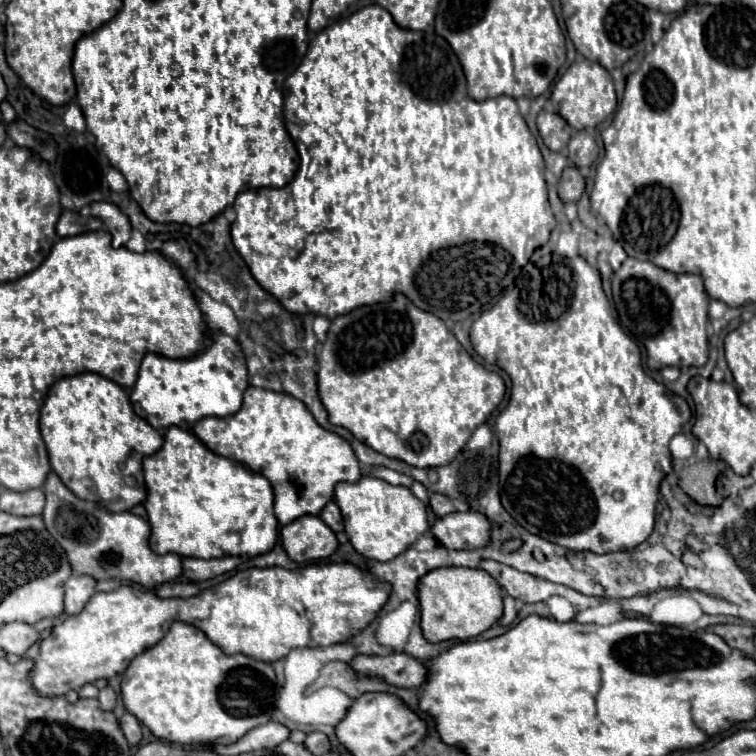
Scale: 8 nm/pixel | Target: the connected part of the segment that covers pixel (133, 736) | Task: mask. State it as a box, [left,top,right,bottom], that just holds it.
[119,712,143,746]

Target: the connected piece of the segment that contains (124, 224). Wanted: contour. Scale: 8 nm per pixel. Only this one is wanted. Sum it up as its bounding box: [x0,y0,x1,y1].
[91,202,133,248]

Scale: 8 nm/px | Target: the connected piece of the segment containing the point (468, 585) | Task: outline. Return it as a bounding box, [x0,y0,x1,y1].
[417,568,503,642]

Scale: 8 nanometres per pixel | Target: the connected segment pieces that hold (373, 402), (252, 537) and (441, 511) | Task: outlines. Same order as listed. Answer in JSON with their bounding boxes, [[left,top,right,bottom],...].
[[317,294,505,468],[143,426,279,558],[429,494,457,516]]

